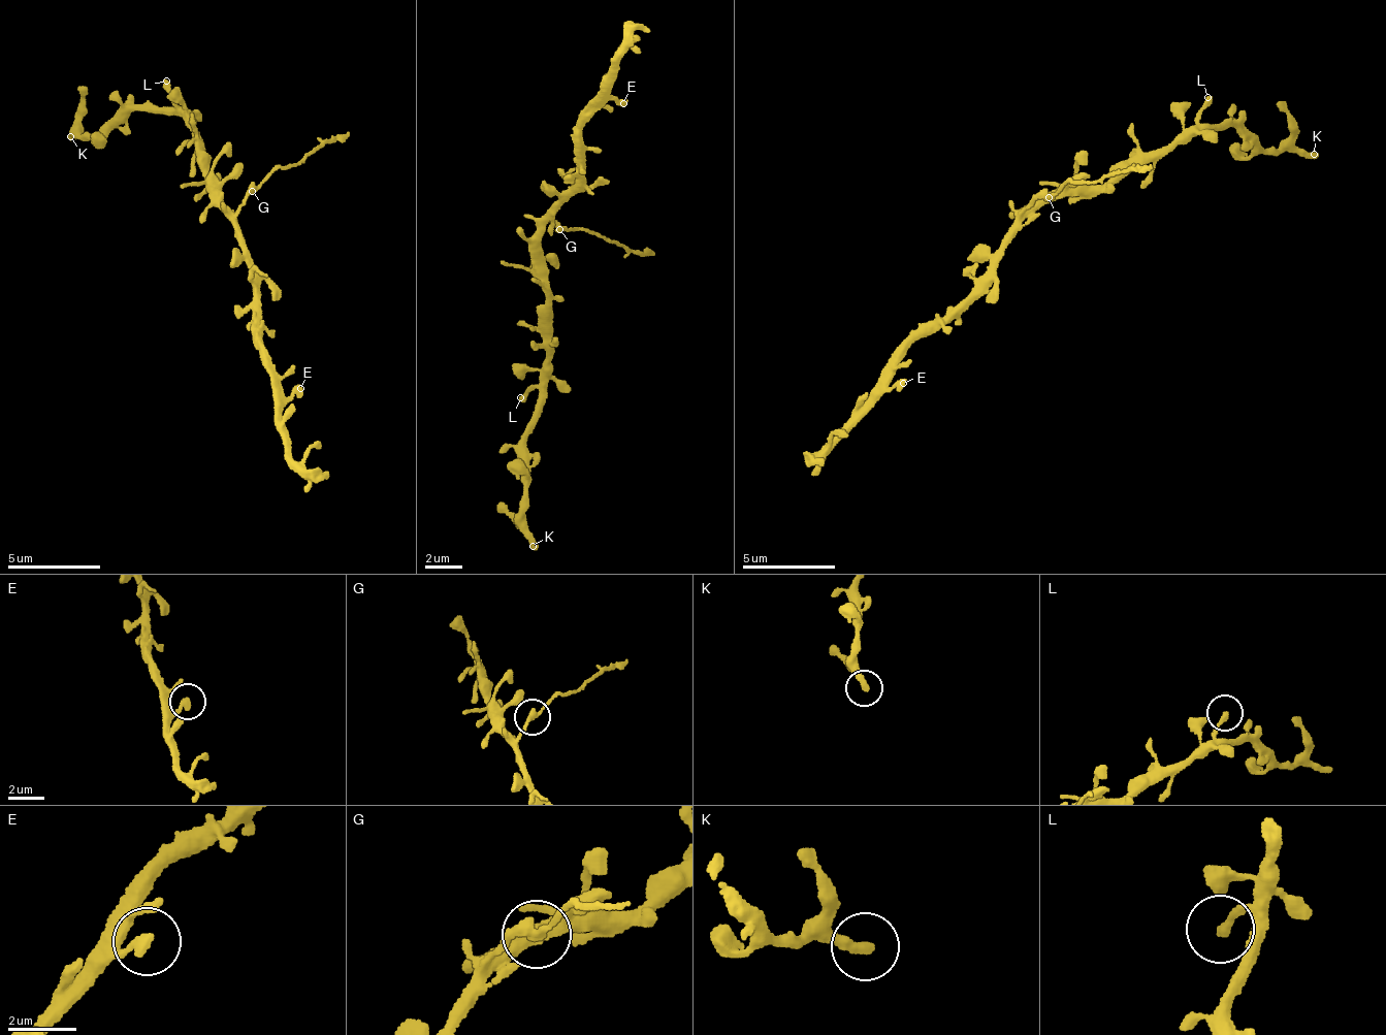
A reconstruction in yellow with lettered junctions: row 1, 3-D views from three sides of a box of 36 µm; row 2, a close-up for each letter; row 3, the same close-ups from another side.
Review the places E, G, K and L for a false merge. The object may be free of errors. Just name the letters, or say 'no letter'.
G

